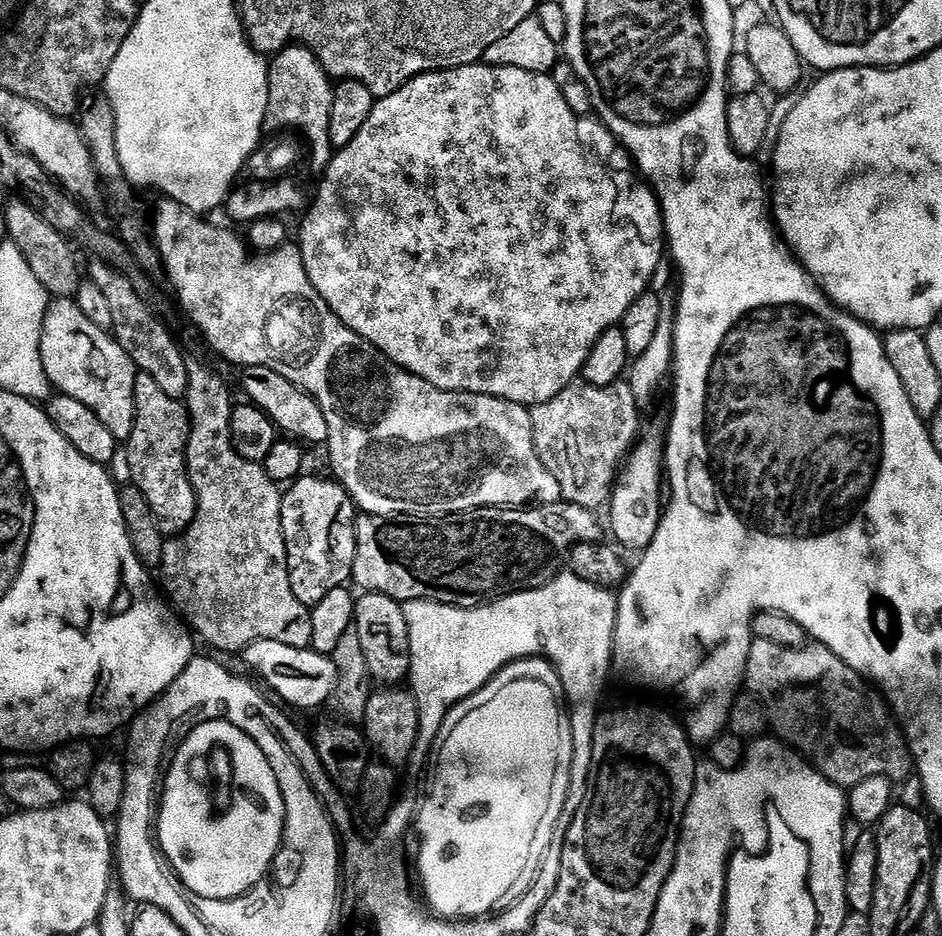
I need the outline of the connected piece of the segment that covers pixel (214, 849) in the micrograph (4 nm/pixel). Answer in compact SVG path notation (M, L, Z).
M224 708L224 714L216 714L216 716L202 716L200 712L188 712L186 716L182 716L182 718L178 718L178 720L172 722L172 726L170 726L170 730L168 730L168 736L166 736L166 740L164 740L164 746L160 748L160 760L158 760L158 764L156 764L156 784L154 784L154 788L152 788L152 794L154 794L154 808L152 808L152 818L150 818L150 824L148 824L148 836L146 836L146 838L148 838L148 842L150 842L152 854L154 854L156 862L158 862L158 866L160 866L160 870L164 872L164 876L168 878L168 882L174 886L174 890L176 890L178 894L184 894L184 896L190 896L190 894L196 894L196 896L236 896L236 894L248 894L252 888L258 886L258 878L266 878L272 870L278 870L278 864L282 864L284 858L296 858L294 852L288 850L288 848L290 848L290 846L288 846L288 834L290 834L290 830L292 830L292 828L290 828L290 812L292 812L292 810L290 810L290 804L284 800L288 792L284 792L282 782L280 782L280 776L278 776L276 768L272 766L272 758L274 758L284 746L286 746L286 742L282 742L272 754L268 754L268 752L262 748L260 740L258 740L252 732L248 732L246 728L242 728L242 726L236 722L236 718L232 720L232 716L230 716L230 712L226 712L226 708Z

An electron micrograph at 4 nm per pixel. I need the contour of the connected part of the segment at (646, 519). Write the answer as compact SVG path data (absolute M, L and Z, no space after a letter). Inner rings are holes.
M641 439L639 443L633 447L630 455L626 460L626 467L619 473L616 486L612 490L612 498L610 501L610 509L612 508L612 528L610 524L610 532L616 535L615 543L621 549L629 550L633 548L636 554L643 553L644 549L650 546L650 542L654 542L654 534L660 525L660 517L662 515L662 500L660 504L660 484L662 488L662 444L656 440Z

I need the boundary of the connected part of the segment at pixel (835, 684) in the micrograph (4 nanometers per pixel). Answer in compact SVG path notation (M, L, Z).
M753 639L744 678L747 691L755 694L768 709L774 732L776 728L775 735L791 745L831 784L848 790L852 785L875 776L899 782L907 778L908 771L913 771L914 761L907 739L885 697L854 669L846 666L846 662L842 662L842 658L838 658L838 654L831 652L826 645L805 642L798 648L787 648L774 642Z

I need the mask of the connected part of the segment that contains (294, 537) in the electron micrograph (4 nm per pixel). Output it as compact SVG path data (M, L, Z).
M301 475L299 478L291 481L290 487L282 496L282 534L286 542L286 554L288 555L288 569L290 570L290 586L294 586L294 594L298 597L298 602L309 606L315 606L318 602L322 602L322 598L326 598L326 594L330 594L330 590L335 588L343 588L352 579L352 567L354 566L354 558L356 557L356 518L358 509L356 503L352 500L344 485L335 479L319 480L316 476Z

